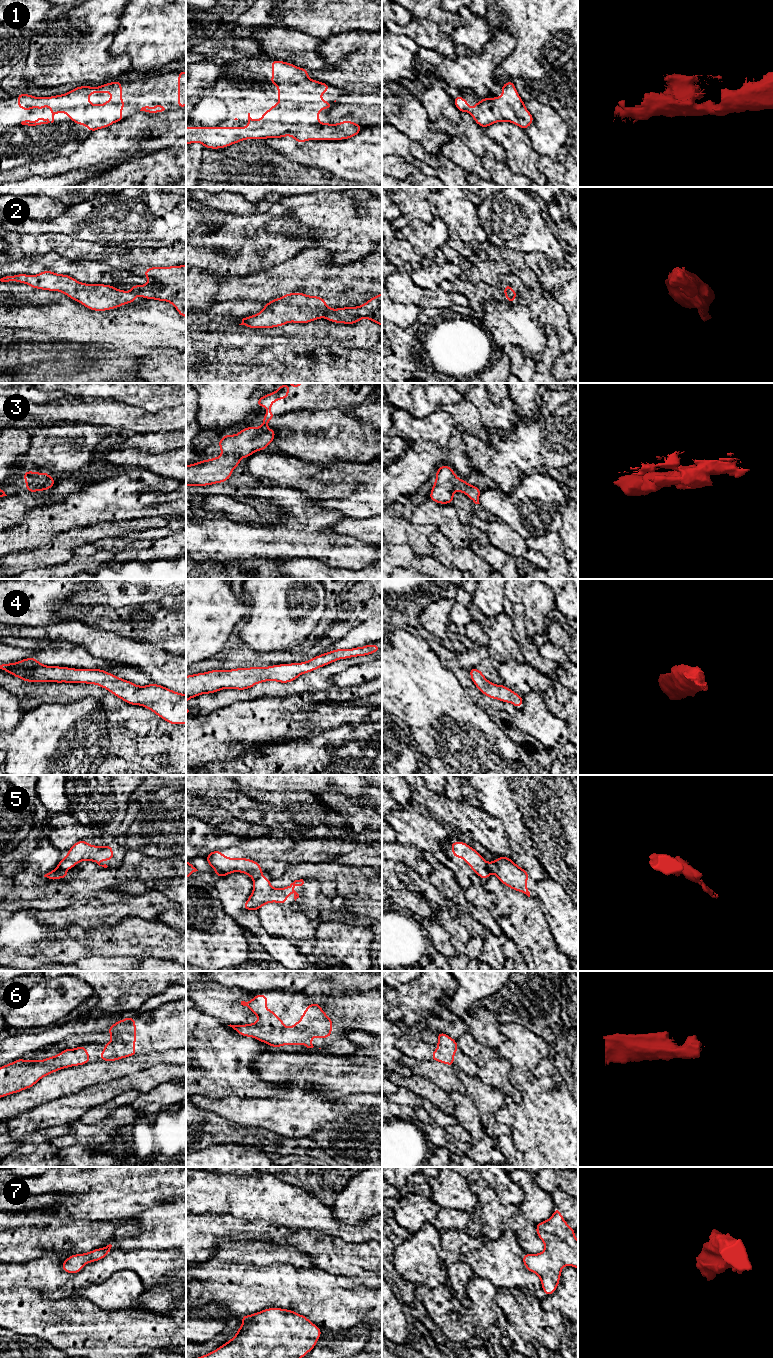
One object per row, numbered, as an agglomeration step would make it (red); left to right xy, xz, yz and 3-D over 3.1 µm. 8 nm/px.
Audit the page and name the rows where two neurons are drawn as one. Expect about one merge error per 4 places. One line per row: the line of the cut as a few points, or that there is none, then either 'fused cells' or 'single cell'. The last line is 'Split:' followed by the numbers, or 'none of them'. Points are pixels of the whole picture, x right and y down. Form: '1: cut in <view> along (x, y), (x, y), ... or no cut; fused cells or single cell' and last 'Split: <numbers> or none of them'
1: no cut; single cell
2: cut in yz along (504, 290), (513, 300); fused cells
3: no cut; single cell
4: no cut; single cell
5: cut in yz along (485, 862), (486, 868), (490, 872); fused cells
6: no cut; single cell
7: no cut; single cell
Split: 2, 5

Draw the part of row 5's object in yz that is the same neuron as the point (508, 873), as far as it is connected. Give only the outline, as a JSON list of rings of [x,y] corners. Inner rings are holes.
[[[500,856],[493,862],[486,862],[486,865],[488,871],[494,873],[501,883],[530,897],[527,887],[529,873],[516,865],[511,858]]]

